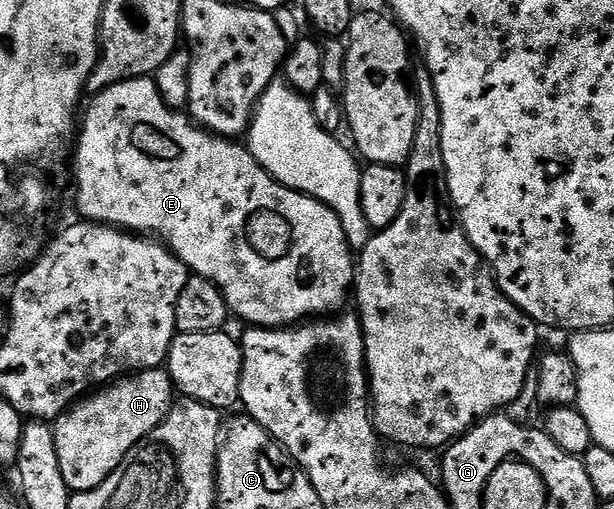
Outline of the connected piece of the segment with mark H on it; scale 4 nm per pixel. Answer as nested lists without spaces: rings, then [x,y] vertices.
[[[151,368],[96,391],[63,412],[53,424],[54,445],[72,493],[88,492],[101,484],[127,457],[129,450],[161,424],[175,403],[175,387],[166,369]]]

